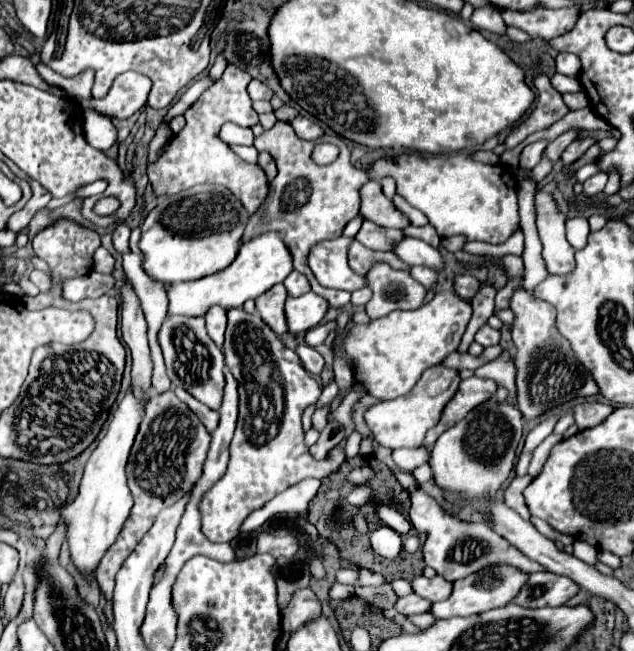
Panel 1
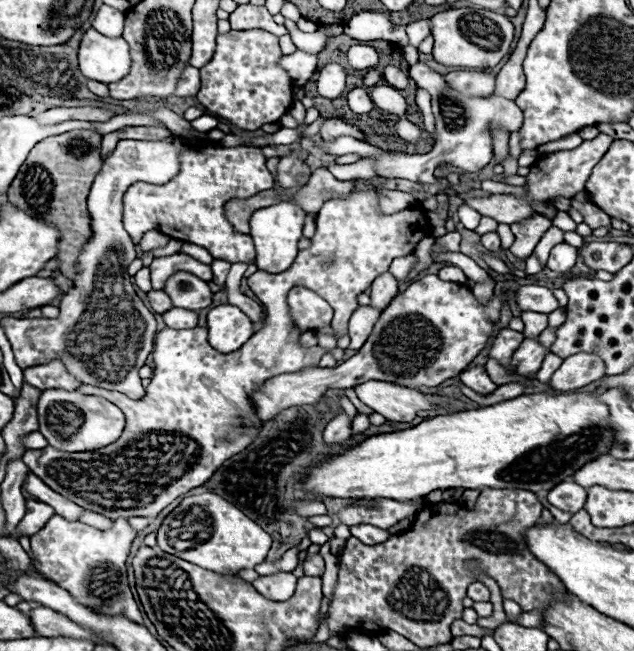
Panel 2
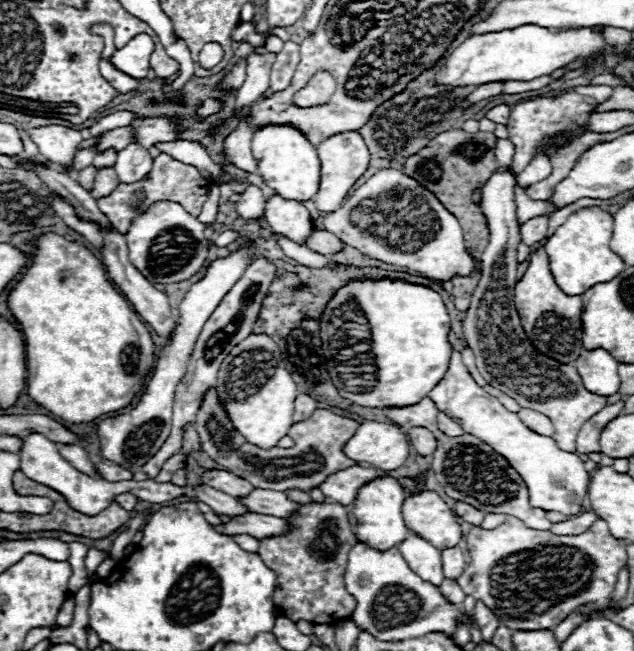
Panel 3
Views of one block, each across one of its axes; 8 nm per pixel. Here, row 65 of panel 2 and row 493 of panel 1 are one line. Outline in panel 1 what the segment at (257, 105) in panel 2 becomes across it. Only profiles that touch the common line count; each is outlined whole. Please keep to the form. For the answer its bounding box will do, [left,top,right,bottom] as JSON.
[200,308,346,543]

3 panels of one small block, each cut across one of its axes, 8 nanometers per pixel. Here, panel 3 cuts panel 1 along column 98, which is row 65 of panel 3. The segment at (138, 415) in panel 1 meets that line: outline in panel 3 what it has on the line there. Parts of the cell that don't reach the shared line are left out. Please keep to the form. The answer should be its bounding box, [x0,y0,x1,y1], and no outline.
[436,24,606,88]

